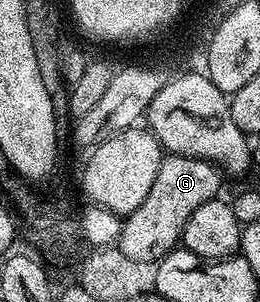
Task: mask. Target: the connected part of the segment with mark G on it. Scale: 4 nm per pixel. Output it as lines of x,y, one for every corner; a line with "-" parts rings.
166,155
159,166
159,174
155,174
155,182
151,182
151,191
147,194
147,198
143,198
143,203
131,215
124,217
119,241
122,254
145,263
154,263
163,259
168,252
172,252
181,244
181,235
187,226
187,218
191,218
191,214
195,214
195,210
199,210
203,202
218,199
220,192
217,191
221,188
221,180
223,181
221,169
208,160

